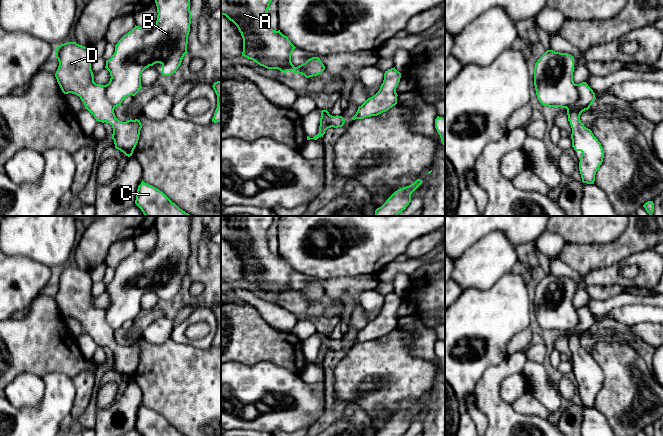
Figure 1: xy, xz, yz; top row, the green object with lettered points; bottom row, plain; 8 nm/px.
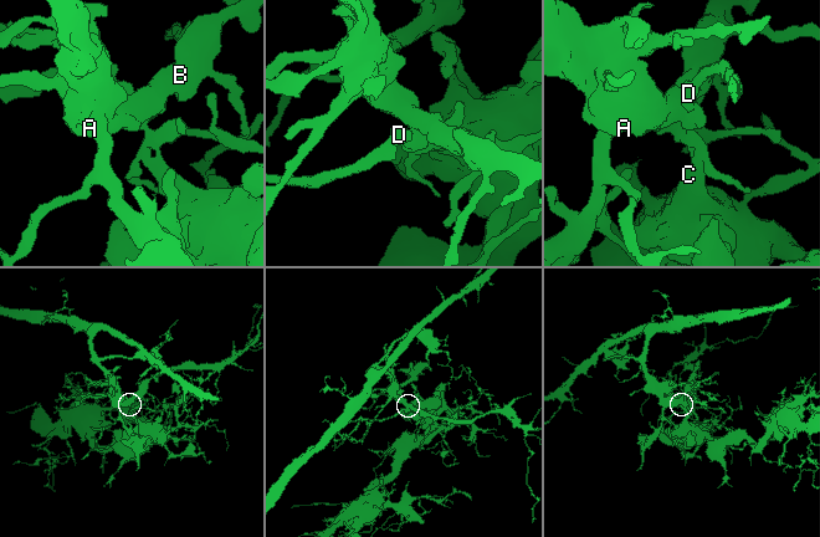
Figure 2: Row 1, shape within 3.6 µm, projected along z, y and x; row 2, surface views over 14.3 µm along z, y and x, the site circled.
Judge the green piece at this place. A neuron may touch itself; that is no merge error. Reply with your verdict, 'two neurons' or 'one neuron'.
two neurons

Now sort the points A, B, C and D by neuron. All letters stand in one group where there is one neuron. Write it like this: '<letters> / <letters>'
A B D / C

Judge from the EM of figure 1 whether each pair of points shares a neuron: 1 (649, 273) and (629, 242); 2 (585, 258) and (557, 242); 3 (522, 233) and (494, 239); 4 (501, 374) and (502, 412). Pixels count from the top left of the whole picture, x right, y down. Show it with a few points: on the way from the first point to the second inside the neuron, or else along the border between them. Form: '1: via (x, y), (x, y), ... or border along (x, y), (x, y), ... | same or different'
1: border along (652, 248), (634, 252), (621, 261), (614, 263) | different
2: border along (565, 244), (558, 258) | different
3: border along (483, 236), (490, 232), (501, 230), (515, 246) | different
4: via (494, 383), (494, 403) | same

